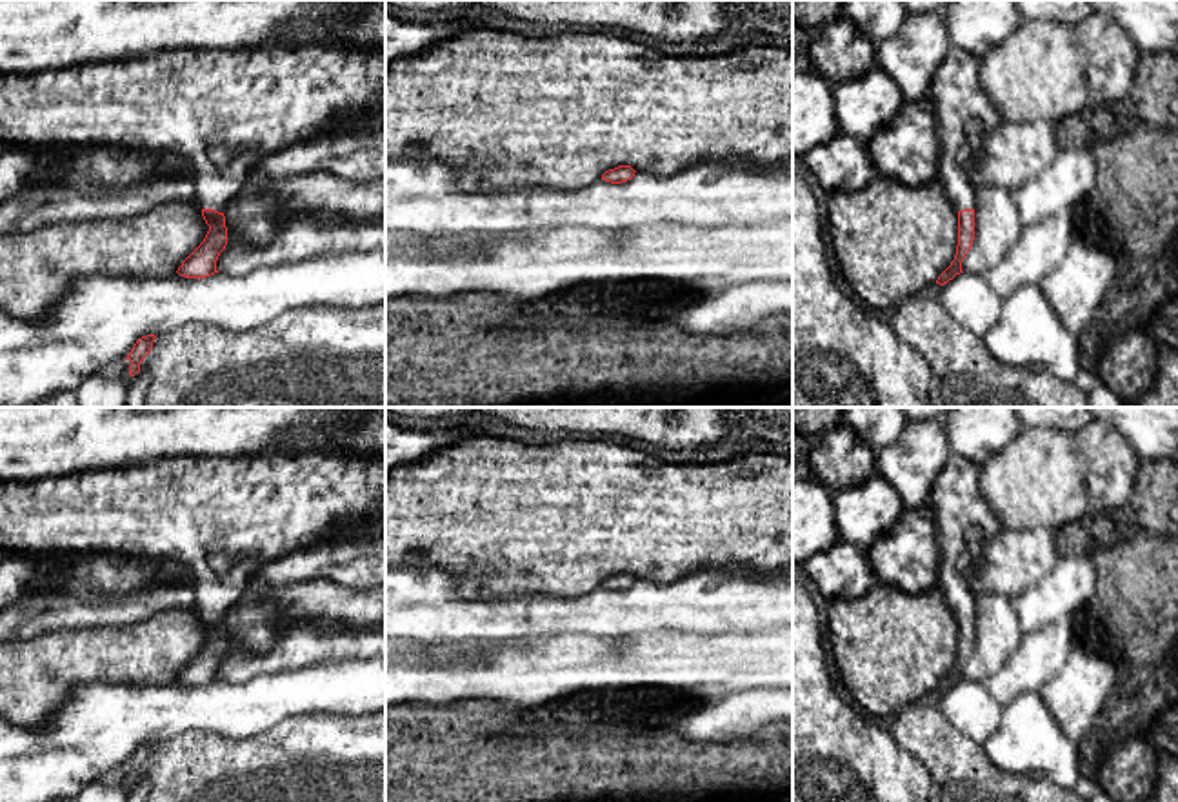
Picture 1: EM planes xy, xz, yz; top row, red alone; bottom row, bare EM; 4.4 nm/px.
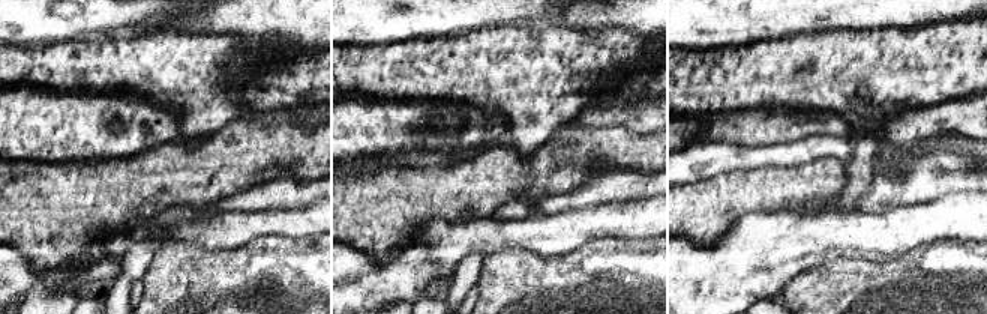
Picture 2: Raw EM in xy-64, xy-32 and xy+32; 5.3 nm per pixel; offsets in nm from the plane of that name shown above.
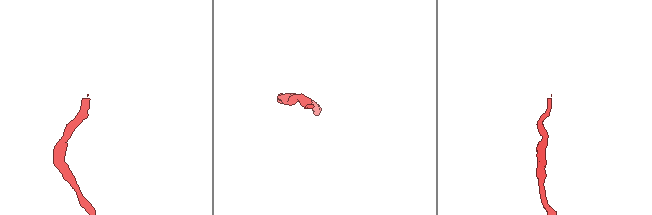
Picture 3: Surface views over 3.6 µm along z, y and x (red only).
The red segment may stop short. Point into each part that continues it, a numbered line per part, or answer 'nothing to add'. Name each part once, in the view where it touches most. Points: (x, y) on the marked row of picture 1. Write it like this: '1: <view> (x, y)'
1: xy (224, 110)

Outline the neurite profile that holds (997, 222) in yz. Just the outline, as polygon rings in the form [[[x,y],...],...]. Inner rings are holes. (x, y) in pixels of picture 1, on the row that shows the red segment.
[[[974,189],[974,240],[962,271],[985,276],[1018,240],[1022,226],[1016,202],[1007,189]]]

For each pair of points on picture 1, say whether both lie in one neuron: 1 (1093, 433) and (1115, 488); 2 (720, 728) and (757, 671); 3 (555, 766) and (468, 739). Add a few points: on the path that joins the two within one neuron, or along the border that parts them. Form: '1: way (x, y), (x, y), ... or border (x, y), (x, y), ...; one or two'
1: way (1100, 446), (1115, 462), (1115, 475); one
2: border (773, 688), (744, 688), (726, 695); two
3: way (533, 766), (495, 766), (489, 761); one

